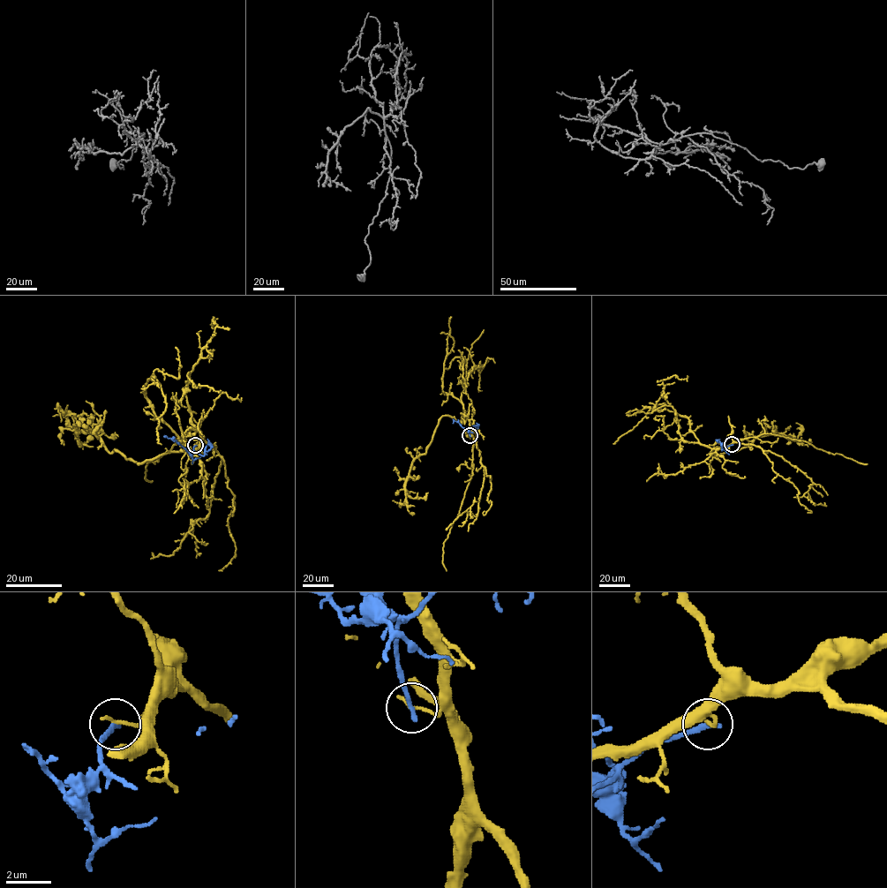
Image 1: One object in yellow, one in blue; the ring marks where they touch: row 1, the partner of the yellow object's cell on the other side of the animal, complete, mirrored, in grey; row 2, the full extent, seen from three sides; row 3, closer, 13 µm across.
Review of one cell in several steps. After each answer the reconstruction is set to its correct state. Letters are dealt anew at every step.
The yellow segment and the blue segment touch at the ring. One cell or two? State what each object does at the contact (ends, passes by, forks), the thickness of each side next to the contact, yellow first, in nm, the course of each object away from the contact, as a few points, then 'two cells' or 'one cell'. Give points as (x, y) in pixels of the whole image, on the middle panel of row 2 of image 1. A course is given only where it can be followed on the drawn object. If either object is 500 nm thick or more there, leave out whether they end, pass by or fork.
yellow ends | blue ends | 170/260 nm | yellow via (469, 435), (466, 417), (457, 422), (443, 416), (425, 452), (412, 462), (406, 500), (400, 506), (400, 500) | blue via (469, 435), (469, 430), (454, 420), (453, 423) | two cells

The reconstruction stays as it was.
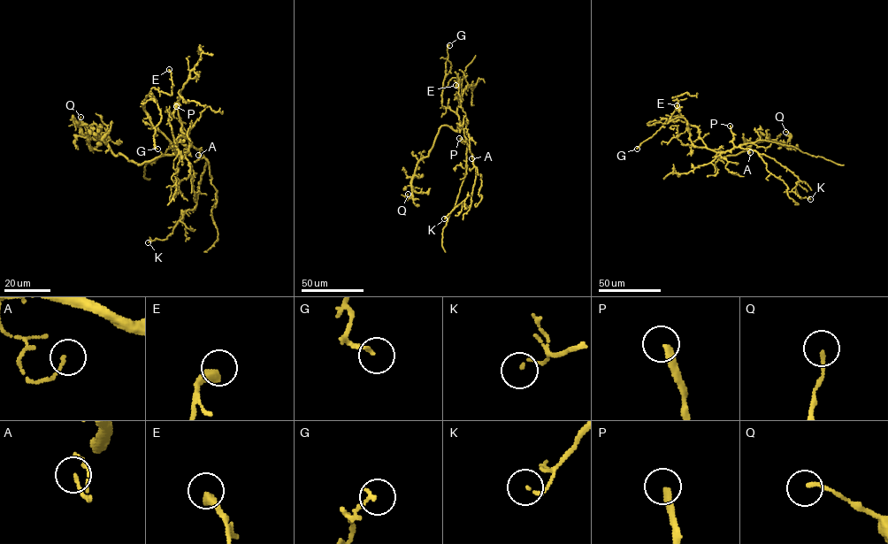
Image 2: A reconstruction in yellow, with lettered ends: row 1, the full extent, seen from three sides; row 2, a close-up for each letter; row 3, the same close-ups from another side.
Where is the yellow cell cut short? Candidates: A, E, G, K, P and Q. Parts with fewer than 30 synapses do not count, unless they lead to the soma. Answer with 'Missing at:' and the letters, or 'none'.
Missing at: none

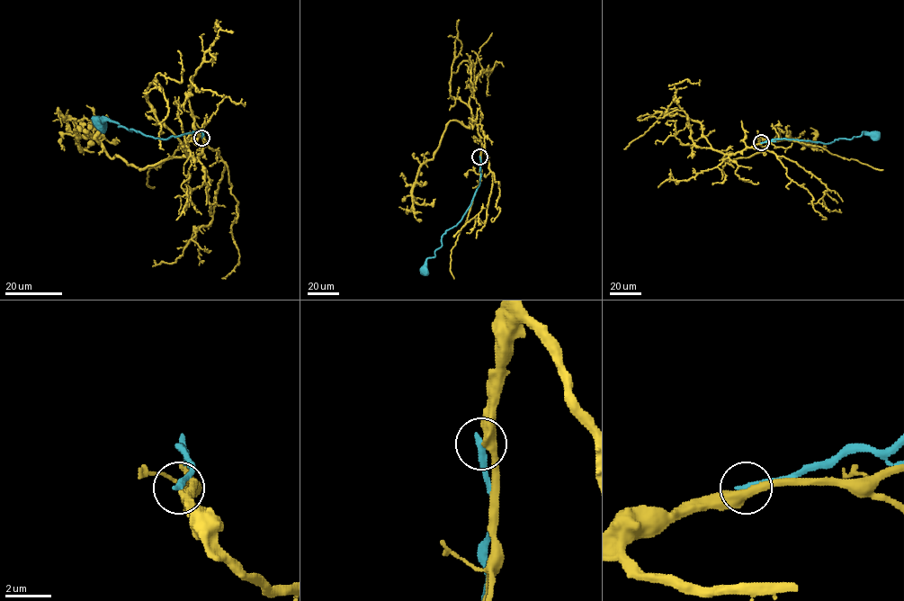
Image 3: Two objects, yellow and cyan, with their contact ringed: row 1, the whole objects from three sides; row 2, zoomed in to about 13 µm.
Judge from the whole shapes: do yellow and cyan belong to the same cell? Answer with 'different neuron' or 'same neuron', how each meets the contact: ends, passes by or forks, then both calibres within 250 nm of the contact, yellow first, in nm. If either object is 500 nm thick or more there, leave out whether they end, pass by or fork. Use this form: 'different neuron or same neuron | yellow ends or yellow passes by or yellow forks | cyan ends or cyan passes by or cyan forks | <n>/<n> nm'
different neuron | yellow passes by | cyan ends | 440/340 nm

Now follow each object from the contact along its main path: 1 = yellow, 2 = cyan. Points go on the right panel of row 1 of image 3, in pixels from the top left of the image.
1: (762, 143), (725, 157), (764, 154), (773, 141), (782, 139), (799, 139), (810, 145), (817, 131), (810, 128)
2: (762, 143), (783, 139), (828, 143), (863, 133), (875, 135)

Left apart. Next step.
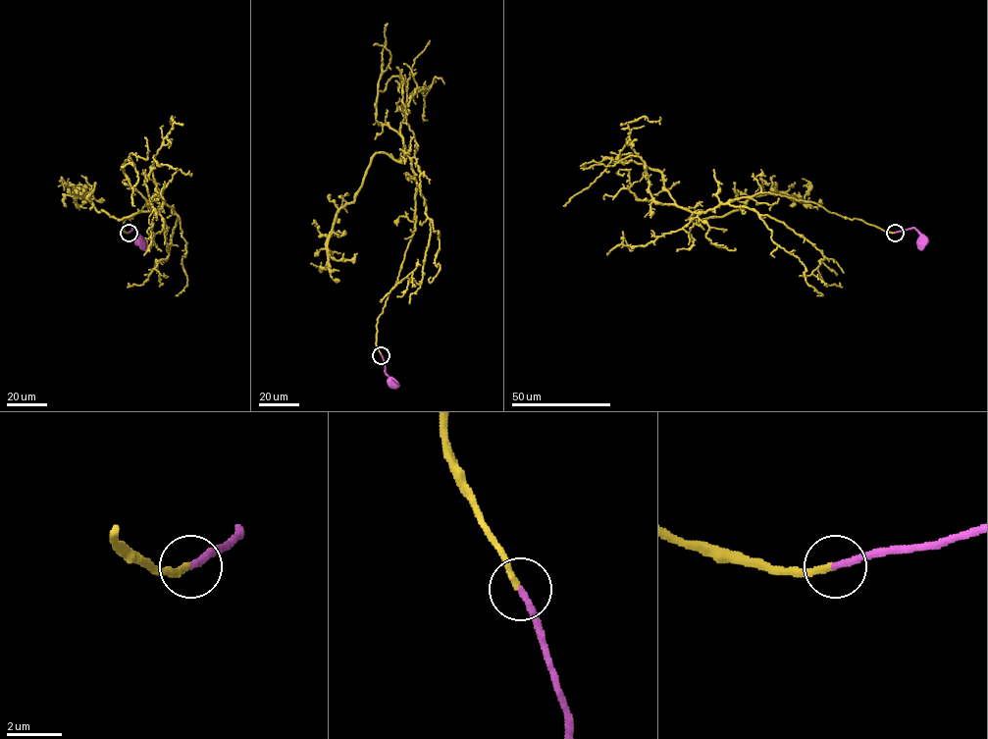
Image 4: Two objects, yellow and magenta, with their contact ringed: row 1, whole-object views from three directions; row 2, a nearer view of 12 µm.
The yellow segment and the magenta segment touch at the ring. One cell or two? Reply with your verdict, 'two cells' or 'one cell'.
one cell

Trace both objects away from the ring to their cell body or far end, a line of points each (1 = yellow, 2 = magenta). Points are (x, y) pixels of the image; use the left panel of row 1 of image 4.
1: (129, 232), (125, 220), (162, 192), (158, 212), (117, 219), (80, 193), (76, 200), (68, 179)
2: (129, 232), (133, 228), (140, 240)

